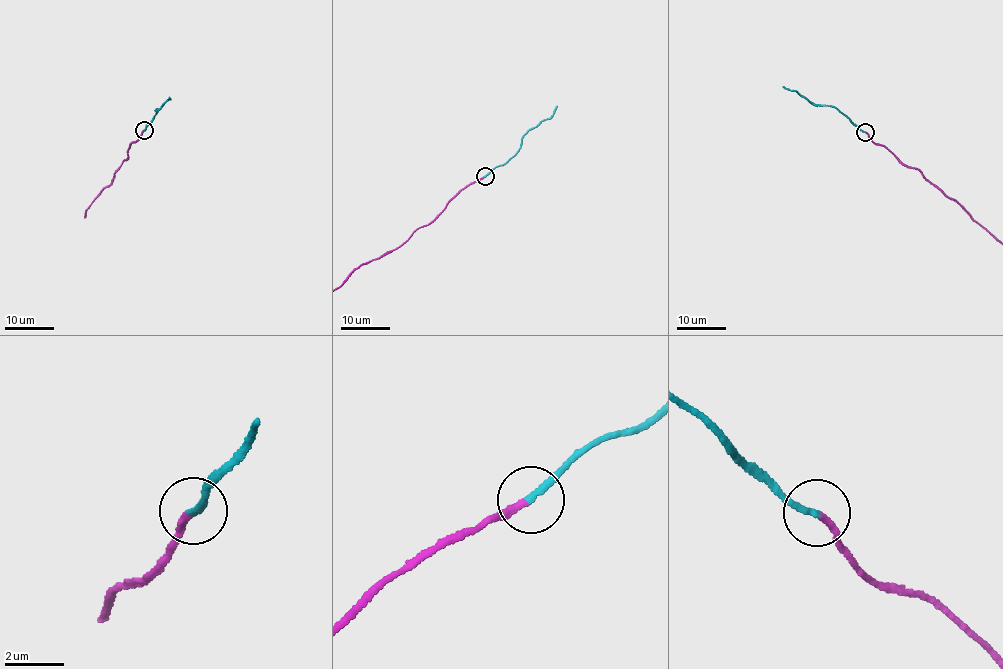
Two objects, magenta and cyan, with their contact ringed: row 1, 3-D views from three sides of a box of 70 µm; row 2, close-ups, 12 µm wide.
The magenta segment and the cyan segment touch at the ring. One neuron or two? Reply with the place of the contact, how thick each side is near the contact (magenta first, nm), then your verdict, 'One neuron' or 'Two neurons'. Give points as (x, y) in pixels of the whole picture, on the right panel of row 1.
Place: (865, 132). Thickness 200 nm (magenta) against 220 nm. One neuron

